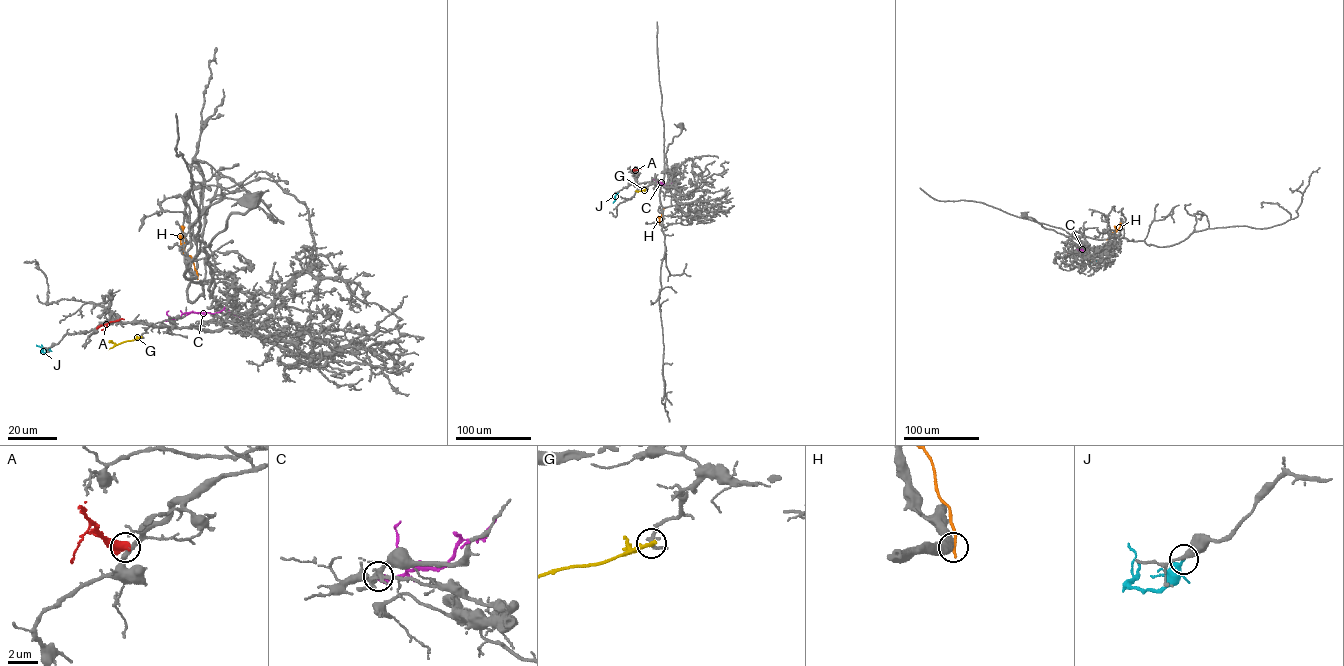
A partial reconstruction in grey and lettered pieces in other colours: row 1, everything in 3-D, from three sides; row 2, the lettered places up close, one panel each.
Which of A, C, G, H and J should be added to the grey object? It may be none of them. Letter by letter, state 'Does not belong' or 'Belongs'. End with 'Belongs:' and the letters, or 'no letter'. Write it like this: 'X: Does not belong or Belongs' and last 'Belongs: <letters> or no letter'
A: Does not belong
C: Does not belong
G: Does not belong
H: Does not belong
J: Belongs
Belongs: J

